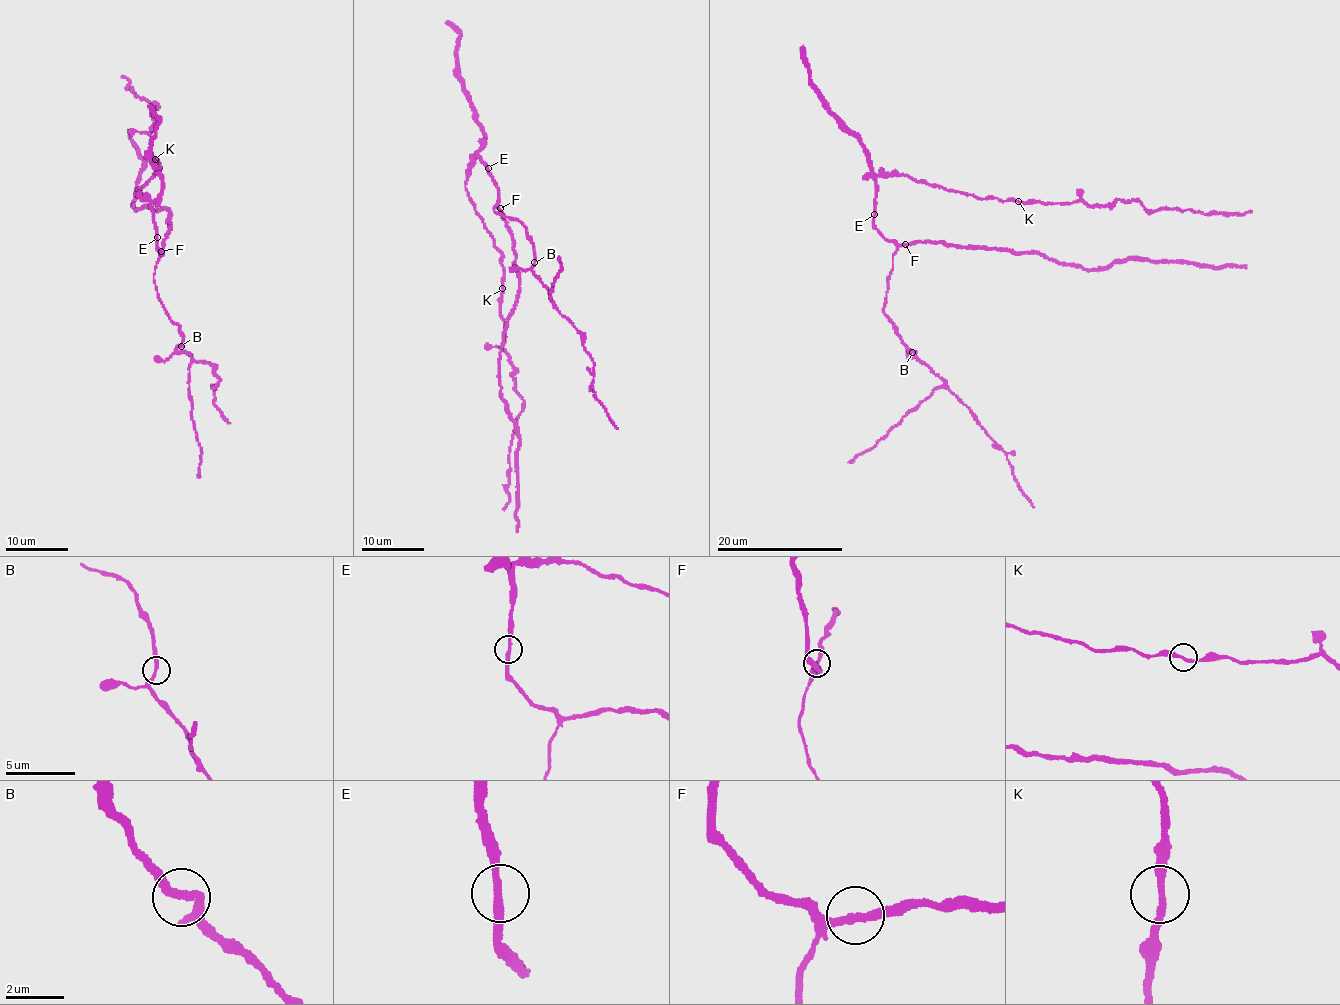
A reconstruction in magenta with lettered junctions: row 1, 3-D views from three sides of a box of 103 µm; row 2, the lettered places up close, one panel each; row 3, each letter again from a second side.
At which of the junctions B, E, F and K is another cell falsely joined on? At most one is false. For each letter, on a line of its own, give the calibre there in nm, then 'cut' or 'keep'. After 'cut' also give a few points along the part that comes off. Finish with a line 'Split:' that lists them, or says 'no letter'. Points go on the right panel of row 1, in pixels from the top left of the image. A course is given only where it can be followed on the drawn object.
B: 240 nm | keep
E: 240 nm | keep
F: 240 nm | keep
K: 240 nm | cut | (1018, 202), (1085, 202), (1094, 206), (1117, 200), (1135, 200), (1153, 211), (1252, 212)
Split: K

